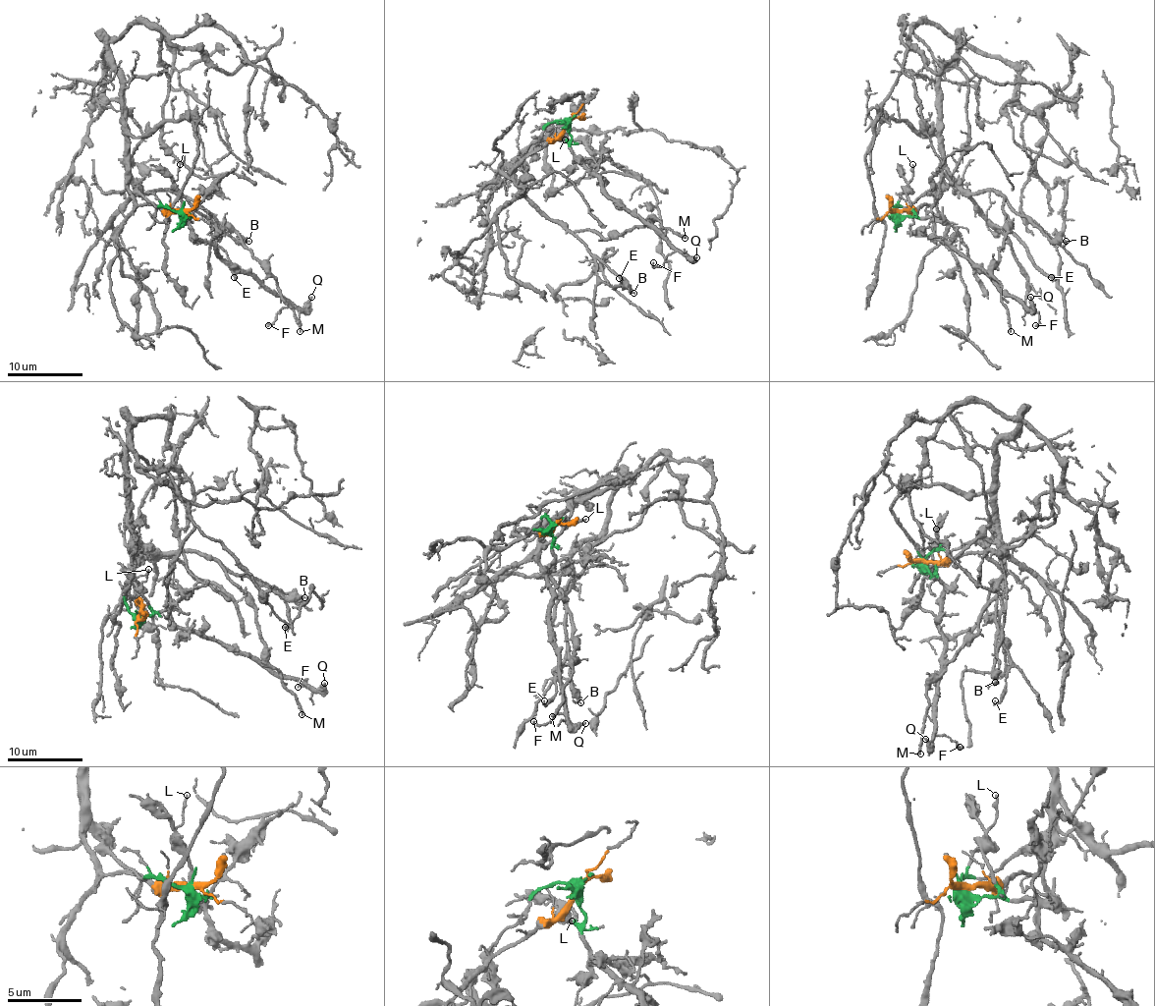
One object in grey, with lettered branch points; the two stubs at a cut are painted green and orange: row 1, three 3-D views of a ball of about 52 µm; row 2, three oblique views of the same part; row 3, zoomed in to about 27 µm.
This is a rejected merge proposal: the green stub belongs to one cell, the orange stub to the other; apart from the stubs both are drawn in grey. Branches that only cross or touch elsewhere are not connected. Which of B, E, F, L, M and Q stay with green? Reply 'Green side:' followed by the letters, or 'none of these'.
Green side: F, L, Q

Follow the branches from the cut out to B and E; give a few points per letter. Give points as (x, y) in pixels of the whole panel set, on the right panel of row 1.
B: (896, 211), (932, 205), (941, 187), (957, 183), (969, 193), (996, 191), (1051, 240), (1066, 241)
E: (896, 211), (932, 205), (941, 187), (957, 183), (996, 191), (1049, 238), (1060, 256), (1060, 273), (1051, 277)

